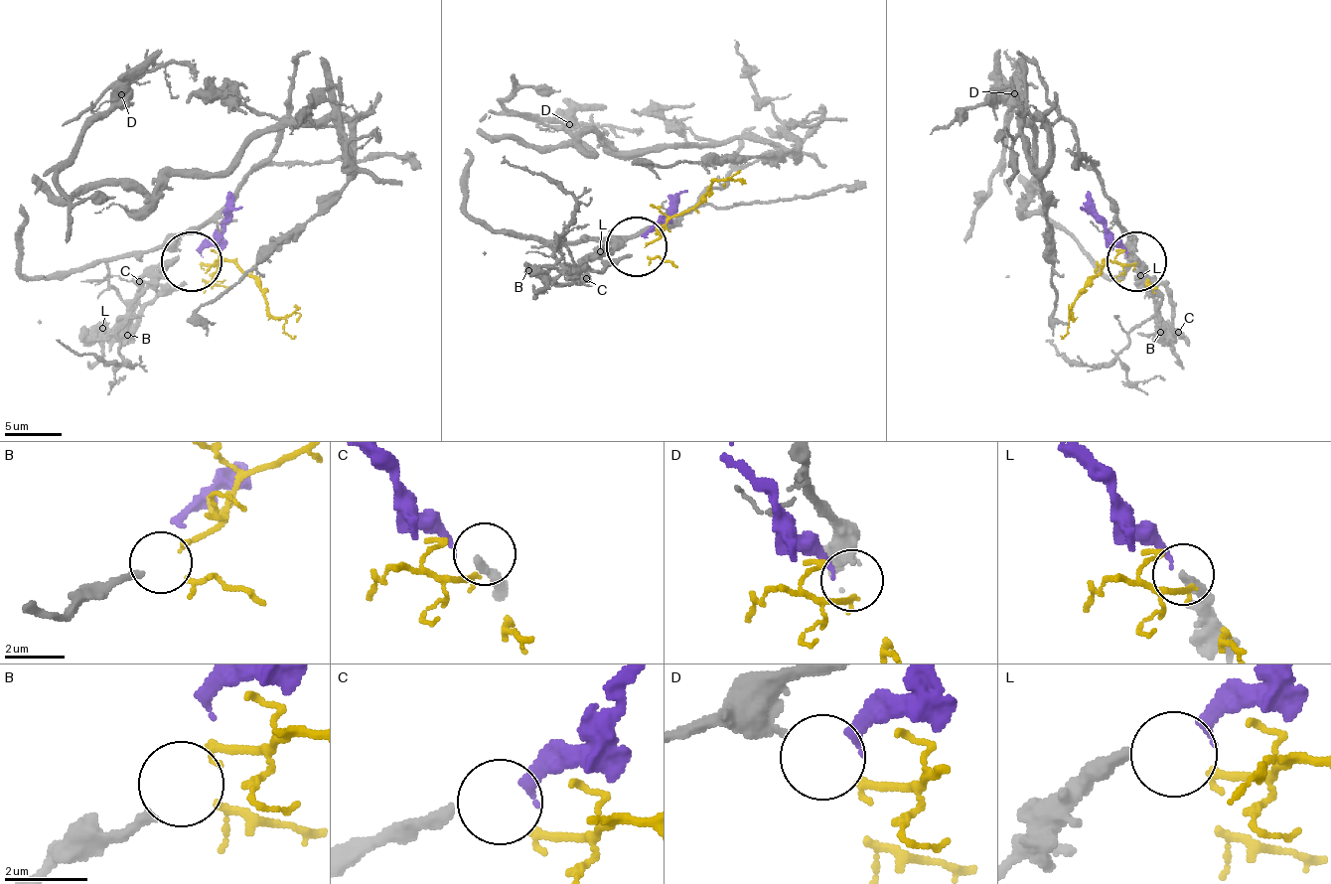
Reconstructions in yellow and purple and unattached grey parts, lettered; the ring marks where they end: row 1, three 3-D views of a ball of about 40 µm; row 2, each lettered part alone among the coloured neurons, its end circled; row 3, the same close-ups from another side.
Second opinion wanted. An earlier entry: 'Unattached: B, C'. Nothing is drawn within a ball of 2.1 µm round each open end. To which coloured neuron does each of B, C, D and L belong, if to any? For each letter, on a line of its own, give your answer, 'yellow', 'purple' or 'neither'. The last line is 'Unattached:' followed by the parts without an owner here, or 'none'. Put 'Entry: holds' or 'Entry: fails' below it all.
B: neither
C: neither
D: yellow
L: purple
Unattached: B, C
Entry: holds

